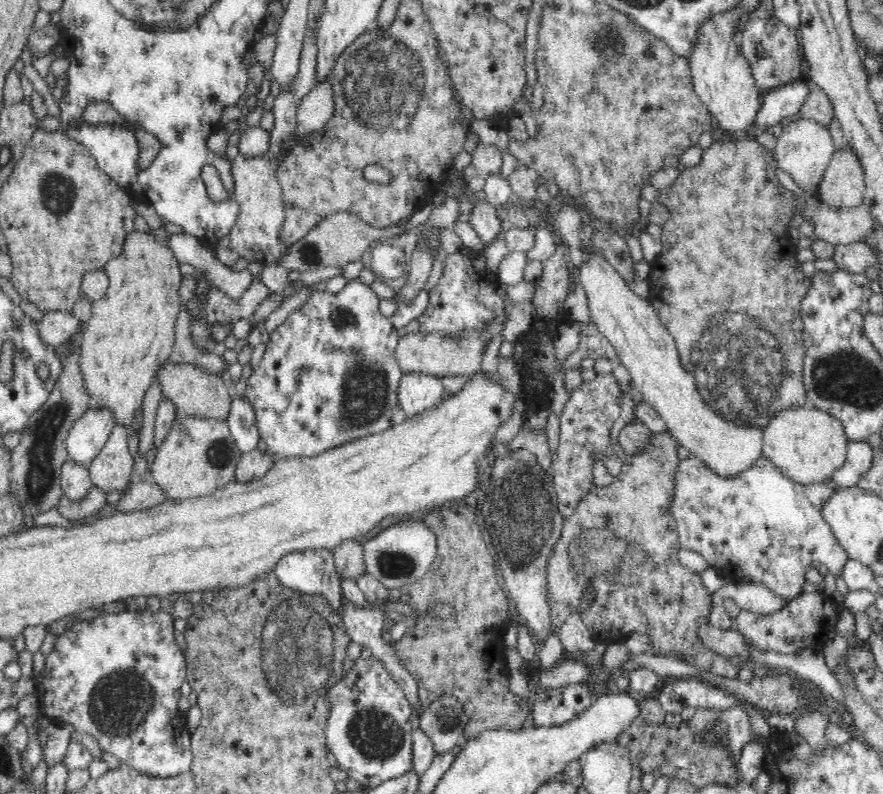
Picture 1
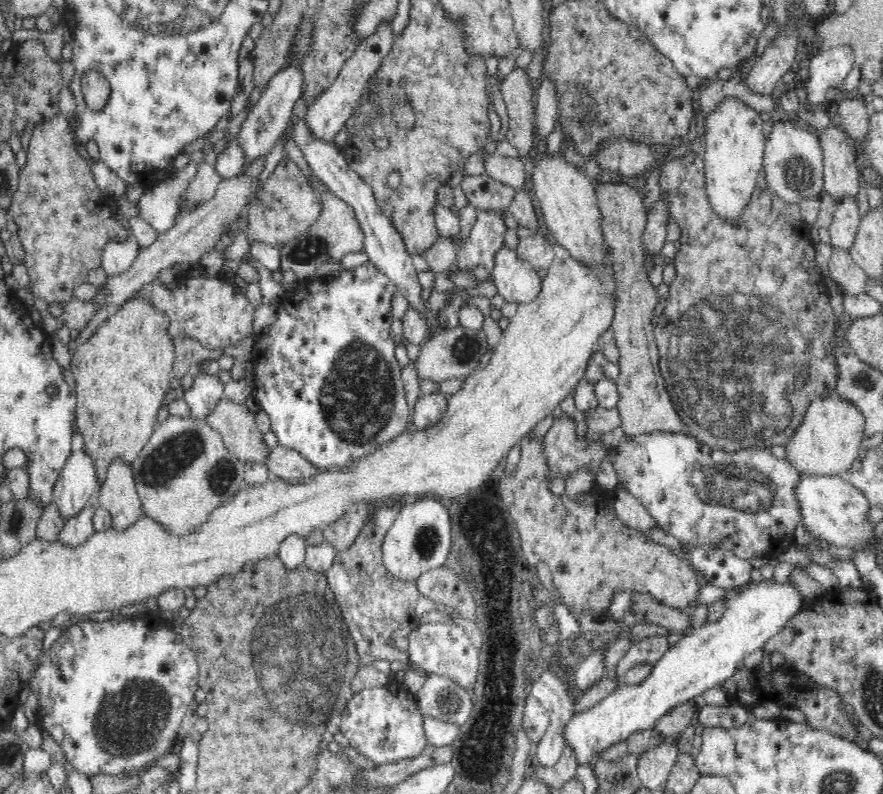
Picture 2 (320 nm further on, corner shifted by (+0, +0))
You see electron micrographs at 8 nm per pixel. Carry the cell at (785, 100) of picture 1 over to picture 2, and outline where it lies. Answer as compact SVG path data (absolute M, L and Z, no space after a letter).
M834 48L832 52L810 54L808 76L804 82L806 104L812 110L824 108L828 102L828 90L838 86L852 68L852 54L846 48Z

